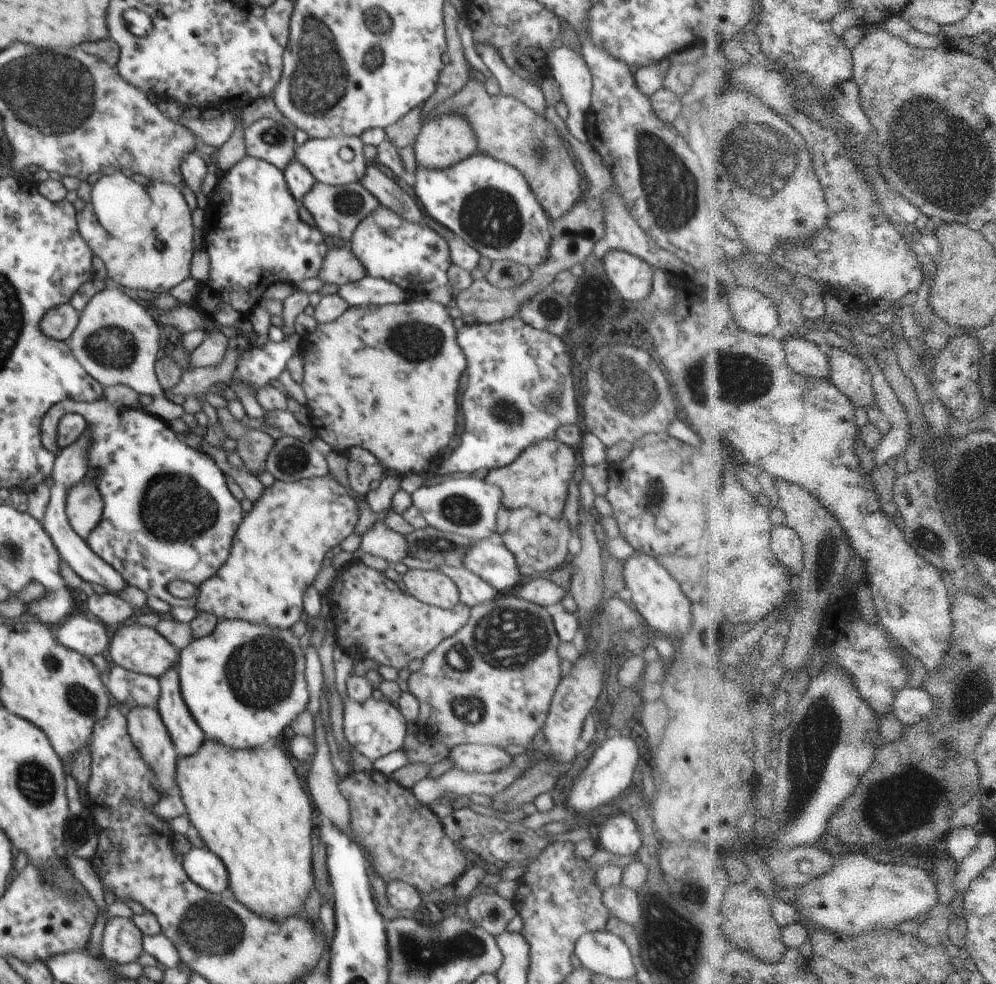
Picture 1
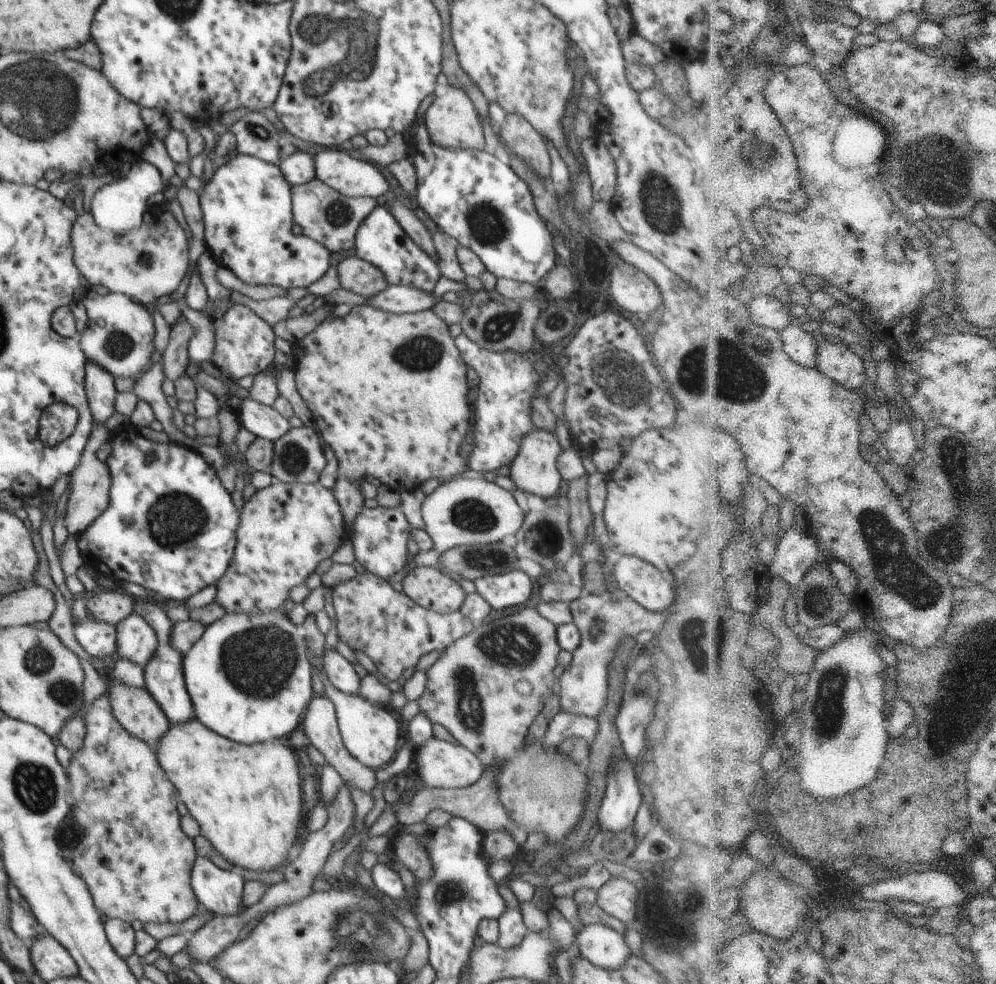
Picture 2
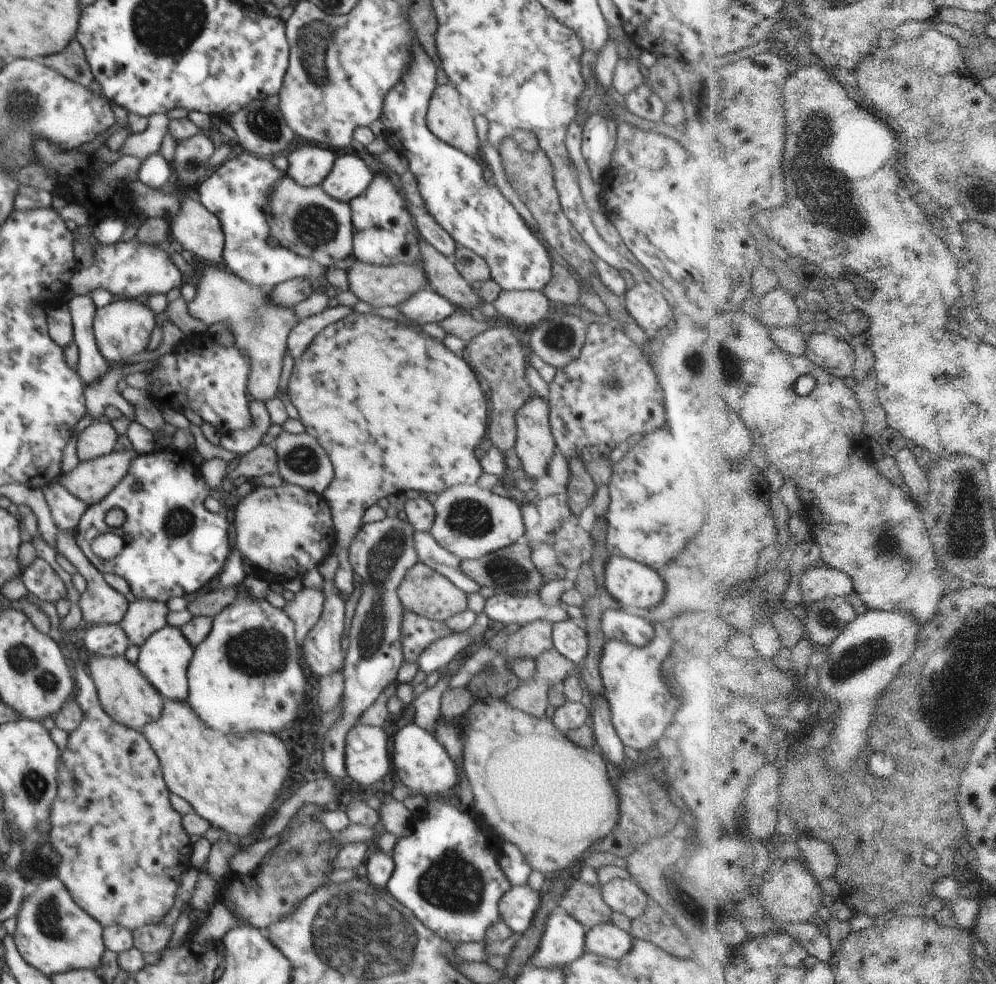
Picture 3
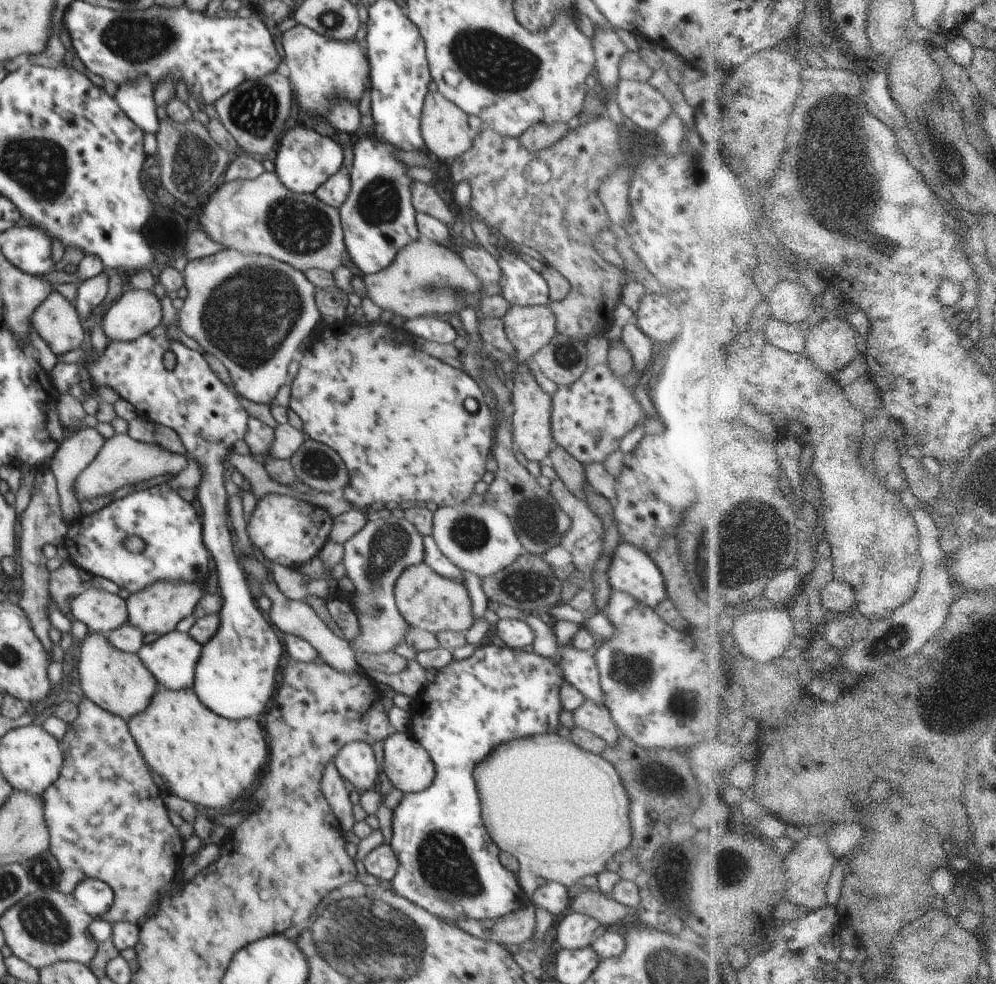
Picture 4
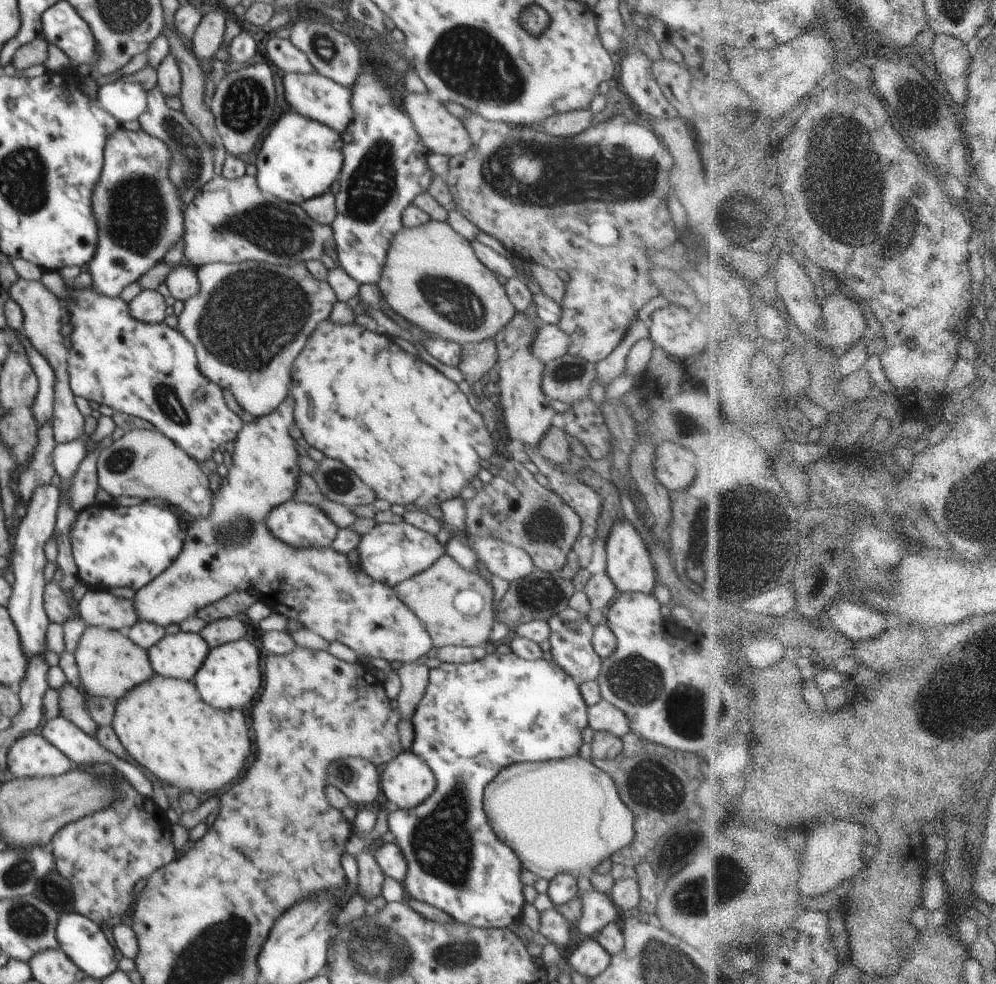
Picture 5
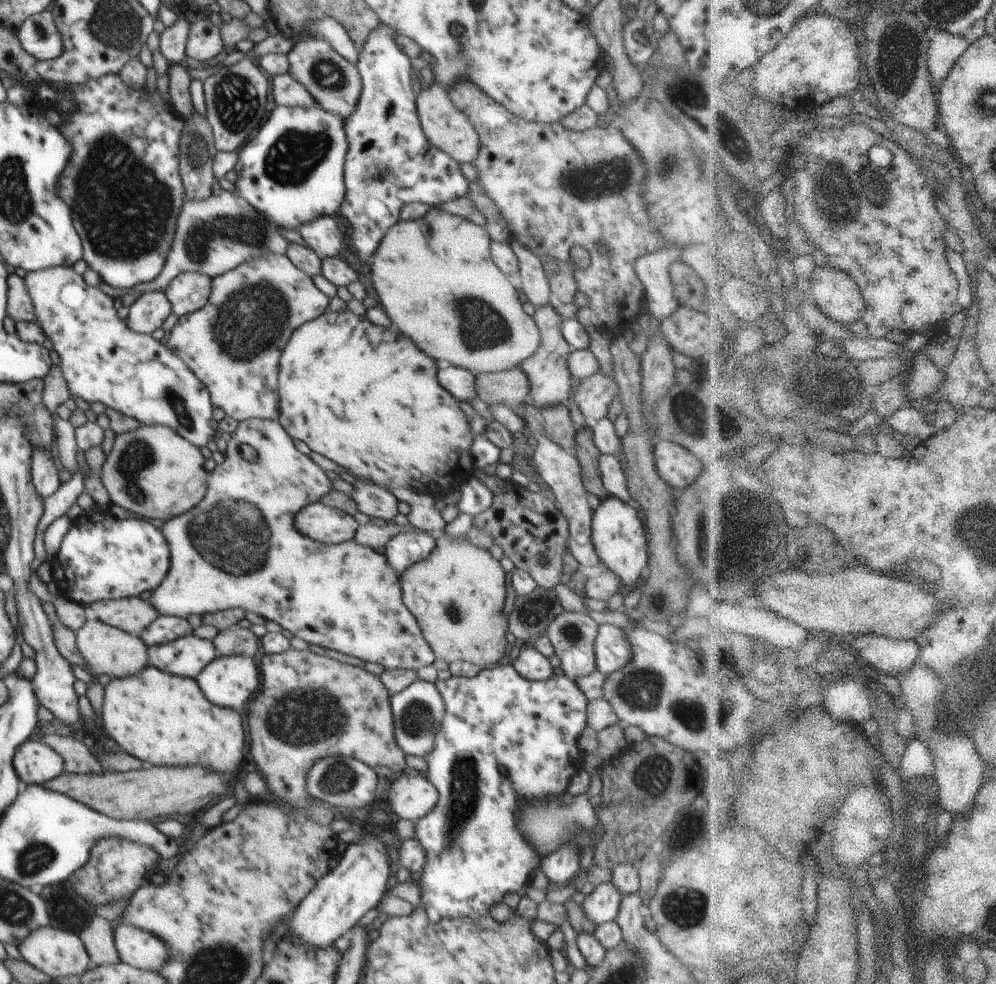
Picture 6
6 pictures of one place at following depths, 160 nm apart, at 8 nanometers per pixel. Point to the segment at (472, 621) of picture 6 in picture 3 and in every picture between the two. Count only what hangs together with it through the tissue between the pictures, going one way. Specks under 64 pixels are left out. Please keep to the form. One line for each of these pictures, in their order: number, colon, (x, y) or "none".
3: (424, 592)
4: (427, 600)
5: (455, 605)

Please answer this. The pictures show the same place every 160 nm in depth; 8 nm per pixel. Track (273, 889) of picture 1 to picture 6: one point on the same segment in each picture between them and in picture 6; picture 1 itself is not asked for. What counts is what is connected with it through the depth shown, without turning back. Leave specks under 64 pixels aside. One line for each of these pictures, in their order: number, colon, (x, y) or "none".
2: (246, 798)
3: (232, 781)
4: (204, 758)
5: (163, 725)
6: (164, 719)

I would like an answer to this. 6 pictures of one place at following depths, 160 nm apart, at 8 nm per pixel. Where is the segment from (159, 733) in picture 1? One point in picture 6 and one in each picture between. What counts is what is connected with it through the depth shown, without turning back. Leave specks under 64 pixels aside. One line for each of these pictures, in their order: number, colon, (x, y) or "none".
2: (136, 709)
3: (126, 695)
4: (117, 681)
5: (110, 664)
6: (105, 649)

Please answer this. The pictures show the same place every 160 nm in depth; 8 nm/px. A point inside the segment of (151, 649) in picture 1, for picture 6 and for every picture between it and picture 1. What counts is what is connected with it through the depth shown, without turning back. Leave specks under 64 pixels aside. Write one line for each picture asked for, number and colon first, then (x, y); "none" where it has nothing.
2: (136, 640)
3: (143, 617)
4: (156, 609)
5: (231, 550)
6: (348, 598)

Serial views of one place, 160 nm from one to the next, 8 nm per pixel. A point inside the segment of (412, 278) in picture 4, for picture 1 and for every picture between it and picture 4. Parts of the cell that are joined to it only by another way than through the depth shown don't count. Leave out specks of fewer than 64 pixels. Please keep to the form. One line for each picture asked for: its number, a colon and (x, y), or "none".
1: (340, 266)
2: (355, 274)
3: (386, 285)

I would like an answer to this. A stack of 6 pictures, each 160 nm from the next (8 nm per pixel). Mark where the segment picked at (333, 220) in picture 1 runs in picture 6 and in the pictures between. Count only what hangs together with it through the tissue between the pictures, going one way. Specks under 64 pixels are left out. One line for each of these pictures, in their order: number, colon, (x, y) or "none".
2: (325, 215)
3: (312, 224)
4: (250, 304)
5: (257, 303)
6: (259, 297)

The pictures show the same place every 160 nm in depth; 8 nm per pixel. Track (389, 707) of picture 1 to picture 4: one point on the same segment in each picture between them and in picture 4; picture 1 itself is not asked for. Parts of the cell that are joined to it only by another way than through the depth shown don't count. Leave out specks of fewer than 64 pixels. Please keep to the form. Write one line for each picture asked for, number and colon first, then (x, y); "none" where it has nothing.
2: (370, 734)
3: (366, 759)
4: (356, 763)

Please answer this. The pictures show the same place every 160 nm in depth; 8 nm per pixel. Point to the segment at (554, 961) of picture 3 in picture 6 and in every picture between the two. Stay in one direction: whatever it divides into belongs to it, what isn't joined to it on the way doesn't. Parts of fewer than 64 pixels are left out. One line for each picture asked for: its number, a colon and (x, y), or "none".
4: (577, 930)
5: (598, 910)
6: (602, 905)

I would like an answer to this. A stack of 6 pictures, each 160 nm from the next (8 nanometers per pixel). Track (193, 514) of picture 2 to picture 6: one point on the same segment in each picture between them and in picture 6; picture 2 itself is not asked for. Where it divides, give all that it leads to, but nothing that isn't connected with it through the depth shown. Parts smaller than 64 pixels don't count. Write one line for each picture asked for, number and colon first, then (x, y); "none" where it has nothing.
3: (177, 547)
4: (173, 547)
5: (113, 546)
6: (100, 558)

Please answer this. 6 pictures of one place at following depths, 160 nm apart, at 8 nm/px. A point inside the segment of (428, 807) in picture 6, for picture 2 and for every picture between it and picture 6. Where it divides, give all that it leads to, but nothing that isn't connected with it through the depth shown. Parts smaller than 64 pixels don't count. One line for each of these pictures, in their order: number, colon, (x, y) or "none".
2: (440, 764)
3: (420, 763)
4: (408, 766)
5: (406, 780)

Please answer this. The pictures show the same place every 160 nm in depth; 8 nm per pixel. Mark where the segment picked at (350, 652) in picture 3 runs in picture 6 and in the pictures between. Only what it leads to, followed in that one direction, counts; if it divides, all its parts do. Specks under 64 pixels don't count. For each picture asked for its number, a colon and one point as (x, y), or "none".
4: (375, 557)
5: (391, 553)
6: (404, 549)

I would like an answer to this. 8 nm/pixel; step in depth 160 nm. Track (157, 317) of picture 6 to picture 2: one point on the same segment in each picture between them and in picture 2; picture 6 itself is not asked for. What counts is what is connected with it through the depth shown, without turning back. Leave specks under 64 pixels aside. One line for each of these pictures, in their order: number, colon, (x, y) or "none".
2: (119, 336)
3: (121, 328)
4: (137, 312)
5: (149, 306)

